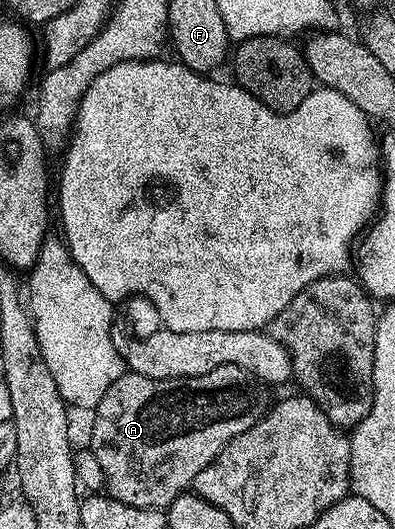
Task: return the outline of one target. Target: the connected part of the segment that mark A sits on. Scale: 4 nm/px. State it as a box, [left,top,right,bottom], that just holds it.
[90,366,273,510]

